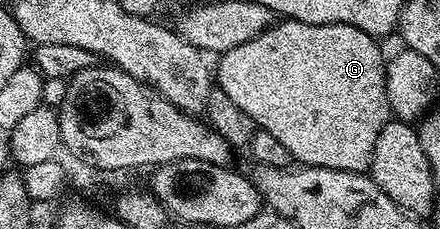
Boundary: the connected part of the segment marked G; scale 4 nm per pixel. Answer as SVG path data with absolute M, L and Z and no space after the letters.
M283 19L267 28L253 41L245 41L245 45L237 45L233 49L222 52L218 56L219 68L216 66L213 71L217 80L218 90L223 91L237 109L241 109L253 120L256 128L261 131L273 133L285 149L289 149L292 160L296 164L309 167L324 167L325 169L337 169L338 171L366 172L374 161L373 149L377 145L377 137L381 137L381 129L392 118L390 107L386 101L386 66L385 55L379 52L376 36L365 33L353 25L344 23L326 23L325 25L313 25L312 23L299 23L295 19Z

